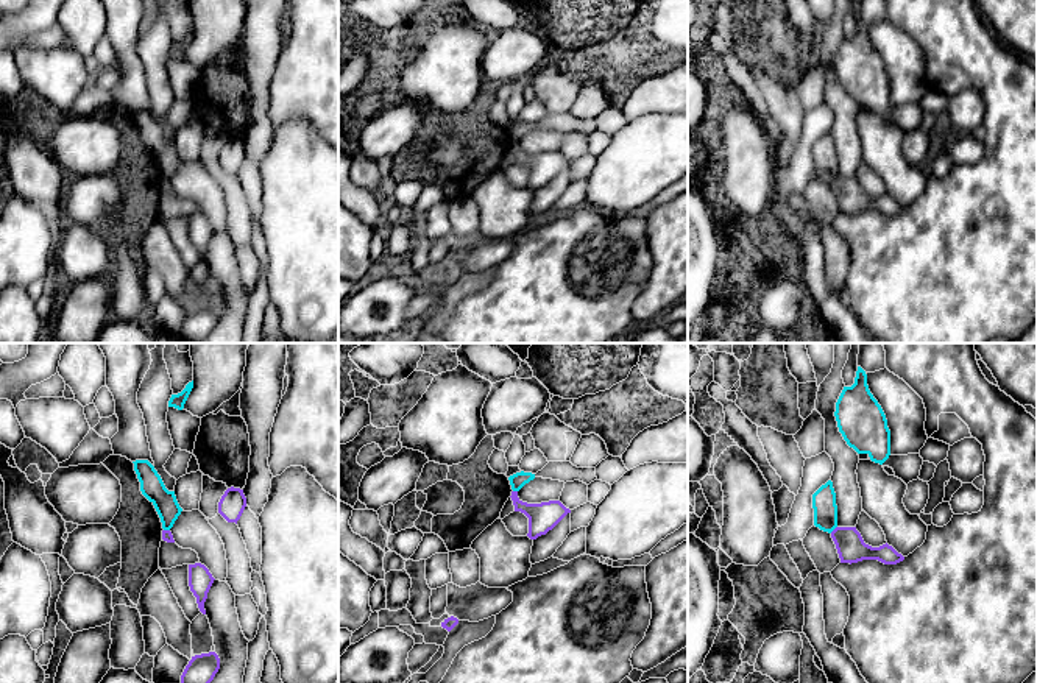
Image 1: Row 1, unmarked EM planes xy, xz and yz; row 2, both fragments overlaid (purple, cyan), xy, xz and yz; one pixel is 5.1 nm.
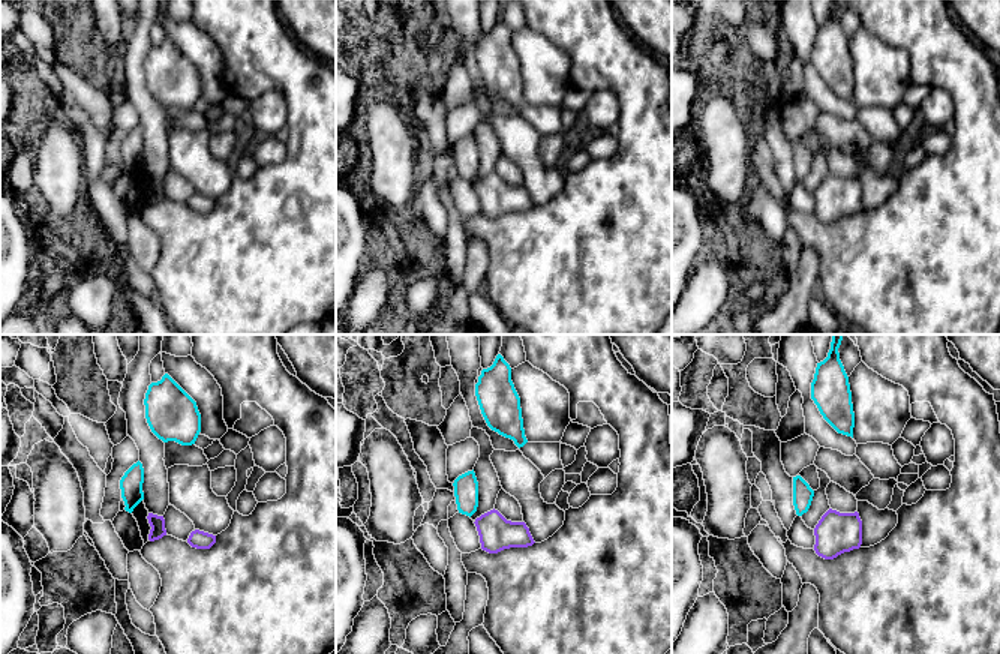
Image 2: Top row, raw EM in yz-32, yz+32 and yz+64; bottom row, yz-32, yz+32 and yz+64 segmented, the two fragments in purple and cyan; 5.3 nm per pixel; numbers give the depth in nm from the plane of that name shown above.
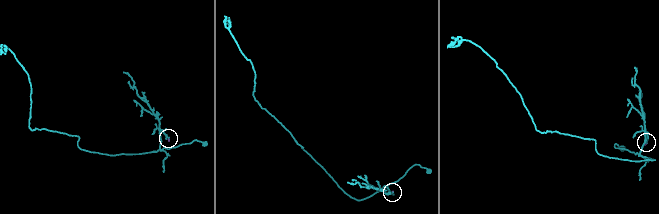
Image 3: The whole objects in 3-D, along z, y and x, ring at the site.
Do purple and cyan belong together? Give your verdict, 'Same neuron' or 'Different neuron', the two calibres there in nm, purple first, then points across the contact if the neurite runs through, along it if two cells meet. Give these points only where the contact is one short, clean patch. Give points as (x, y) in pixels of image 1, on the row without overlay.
Different neuron. Thickness 150 nm (purple) against 130 nm. Boundary: yz (836, 176), (830, 183)

